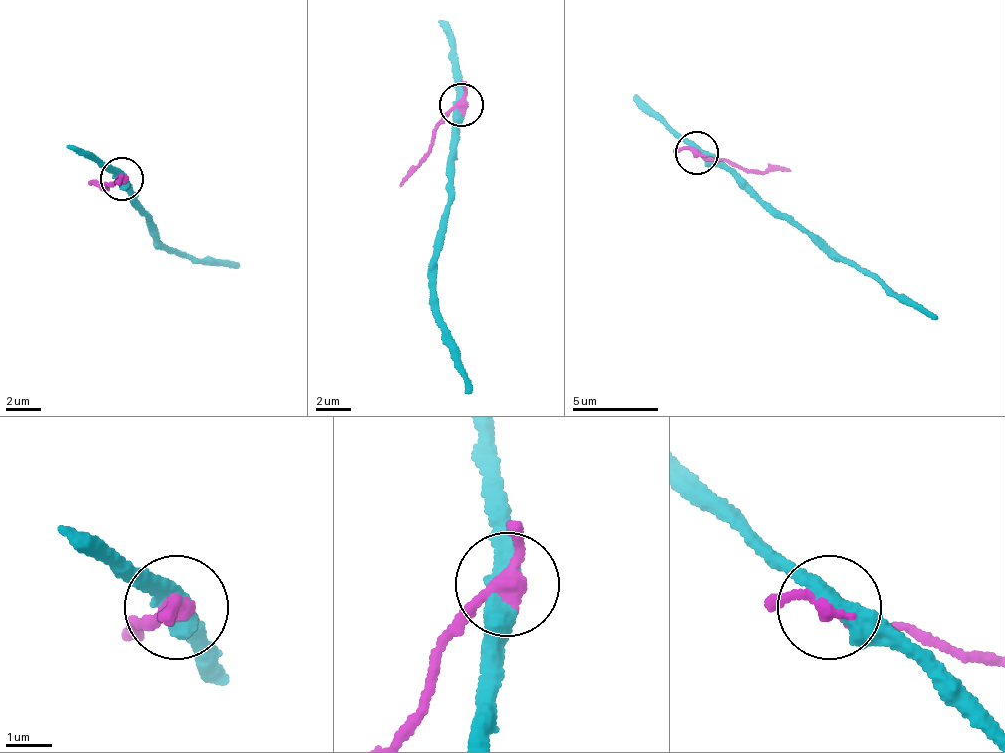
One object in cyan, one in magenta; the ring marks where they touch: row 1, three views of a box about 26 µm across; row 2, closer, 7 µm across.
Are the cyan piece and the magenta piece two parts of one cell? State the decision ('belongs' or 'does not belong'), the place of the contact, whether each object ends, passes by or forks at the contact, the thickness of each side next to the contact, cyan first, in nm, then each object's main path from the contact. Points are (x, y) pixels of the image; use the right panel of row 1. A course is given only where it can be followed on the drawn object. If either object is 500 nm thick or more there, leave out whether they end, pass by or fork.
does not belong; at (697, 152); cyan passes by; magenta passes by; 440 nm thick on the cyan side, 280 nm on the other; cyan runs (698, 153), (736, 168), (769, 204), (851, 265), (912, 298), (934, 318); magenta runs (698, 153), (760, 171), (792, 171)

